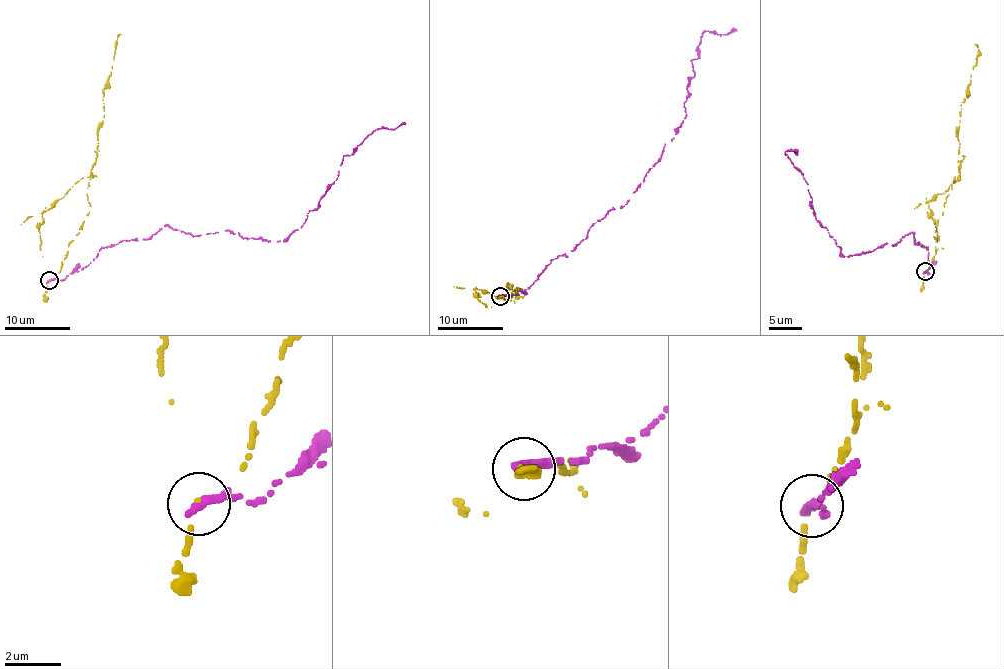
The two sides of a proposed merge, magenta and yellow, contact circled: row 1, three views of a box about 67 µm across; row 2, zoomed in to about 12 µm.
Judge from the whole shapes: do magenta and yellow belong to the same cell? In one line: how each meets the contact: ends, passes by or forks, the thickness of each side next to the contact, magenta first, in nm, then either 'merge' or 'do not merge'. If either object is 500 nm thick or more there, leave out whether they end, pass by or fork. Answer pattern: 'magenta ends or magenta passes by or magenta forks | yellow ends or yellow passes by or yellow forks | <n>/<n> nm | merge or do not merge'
magenta ends | yellow ends | 360/100 nm | do not merge

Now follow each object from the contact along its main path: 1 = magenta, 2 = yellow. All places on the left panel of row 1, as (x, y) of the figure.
1: (49, 281), (167, 224), (283, 242), (318, 207), (343, 157), (377, 129), (406, 124)
2: (49, 279), (89, 211), (88, 182), (119, 34)

